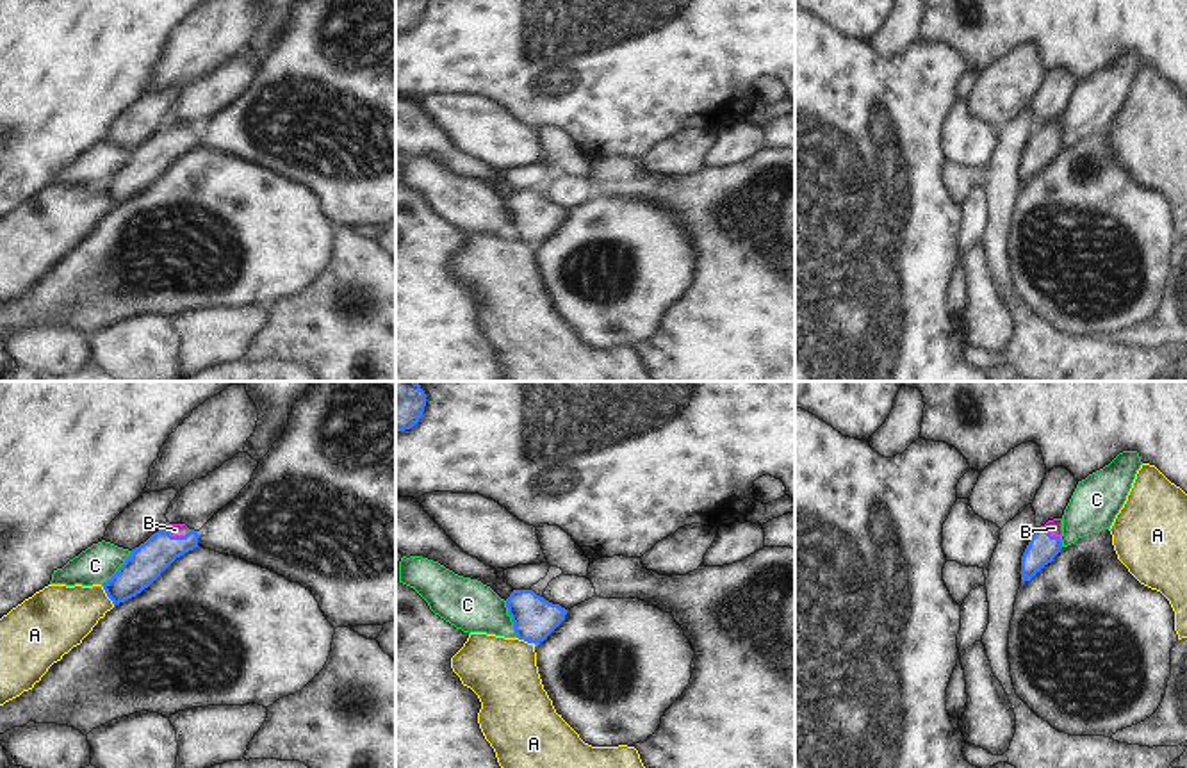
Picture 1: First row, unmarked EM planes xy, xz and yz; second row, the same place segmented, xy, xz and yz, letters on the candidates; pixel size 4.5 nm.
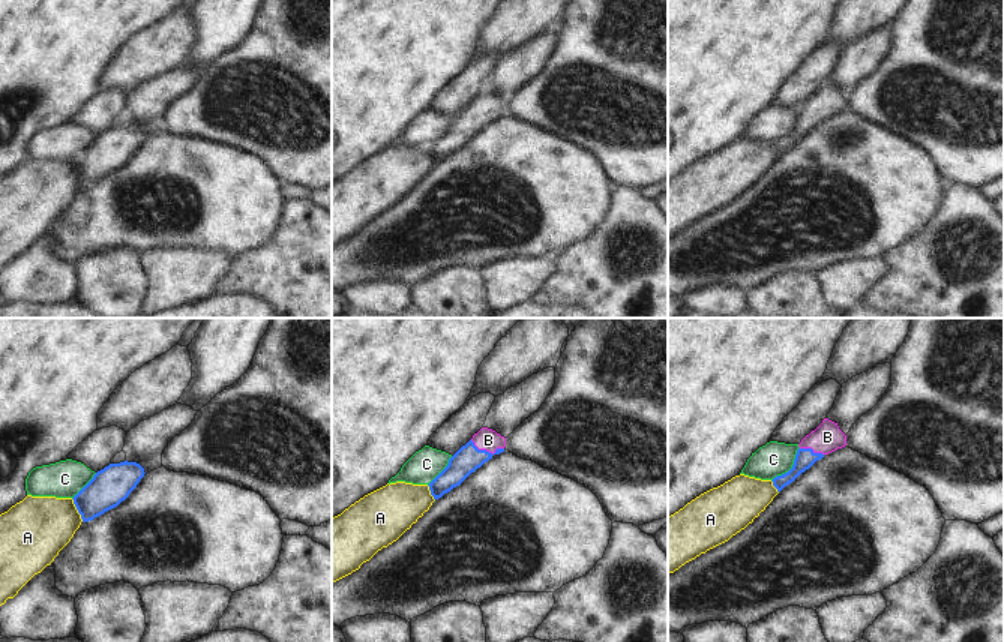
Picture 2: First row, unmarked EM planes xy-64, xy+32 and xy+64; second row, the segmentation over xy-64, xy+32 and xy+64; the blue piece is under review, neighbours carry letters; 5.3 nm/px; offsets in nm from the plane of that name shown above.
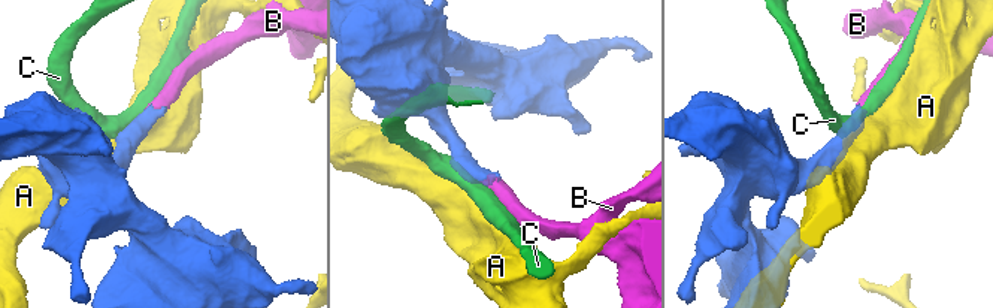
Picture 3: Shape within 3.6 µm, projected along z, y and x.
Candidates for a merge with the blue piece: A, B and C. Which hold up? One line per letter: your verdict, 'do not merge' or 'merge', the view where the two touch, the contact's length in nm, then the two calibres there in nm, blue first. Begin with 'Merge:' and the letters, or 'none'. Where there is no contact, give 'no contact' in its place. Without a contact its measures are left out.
Merge: B
A: do not merge; contact in xy; length 120 nm; calibres 160 and 300 nm
B: merge; contact in xy; length 130 nm; calibres 160 and 60 nm
C: do not merge; contact in xz; length 180 nm; calibres 200 and 240 nm

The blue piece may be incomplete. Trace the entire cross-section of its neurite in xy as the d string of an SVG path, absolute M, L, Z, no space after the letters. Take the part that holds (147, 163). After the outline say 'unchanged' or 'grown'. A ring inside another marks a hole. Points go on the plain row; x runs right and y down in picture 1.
M166 123L144 144L132 150L118 173L103 184L112 205L125 203L148 189L176 159L198 148L198 132Z; grown

